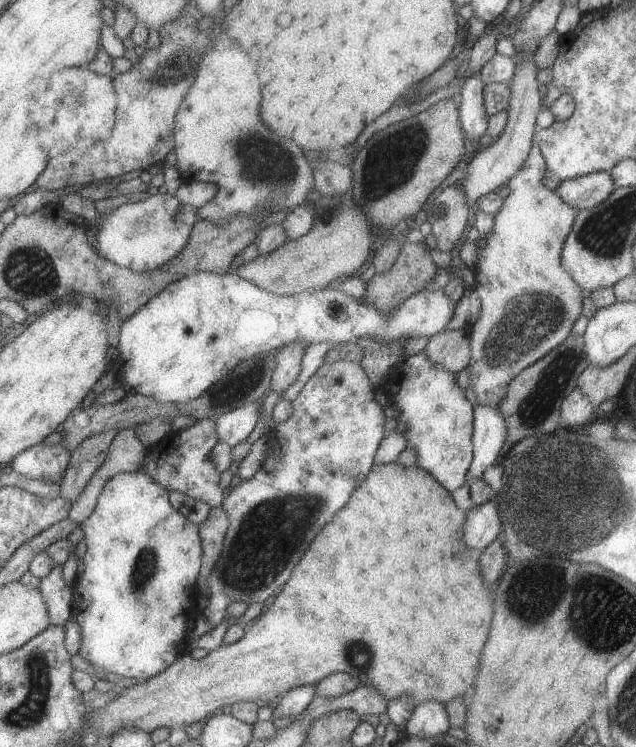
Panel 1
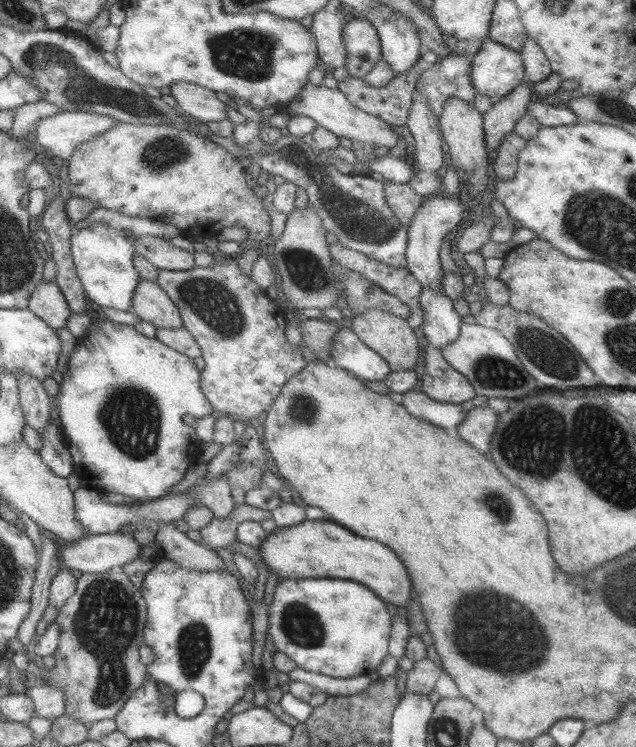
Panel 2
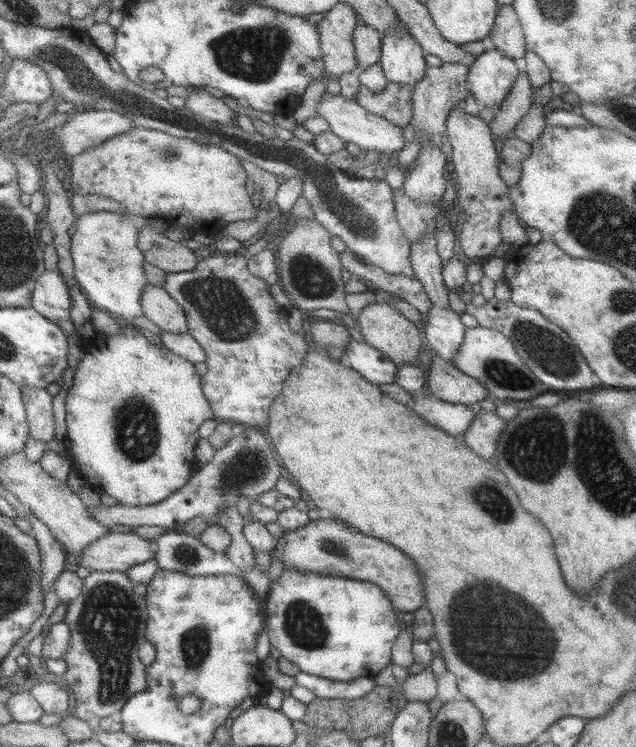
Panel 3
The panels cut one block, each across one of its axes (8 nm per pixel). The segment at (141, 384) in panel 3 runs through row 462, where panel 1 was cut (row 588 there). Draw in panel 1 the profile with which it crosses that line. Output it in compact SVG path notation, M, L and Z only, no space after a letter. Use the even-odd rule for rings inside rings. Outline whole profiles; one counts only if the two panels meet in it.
M138 471L118 473L106 481L98 497L94 512L91 512L90 518L81 523L87 542L87 551L83 560L86 569L78 574L76 583L73 586L73 599L75 602L73 616L76 617L82 634L82 647L78 654L94 664L96 668L118 674L118 676L124 676L124 678L138 678L139 682L146 681L165 671L180 653L189 649L185 640L186 624L188 624L190 617L196 616L198 613L202 615L202 610L196 604L199 596L198 575L203 573L201 566L203 563L203 546L198 525L186 519L178 510L175 510L168 501L168 496L169 492L146 473Z

